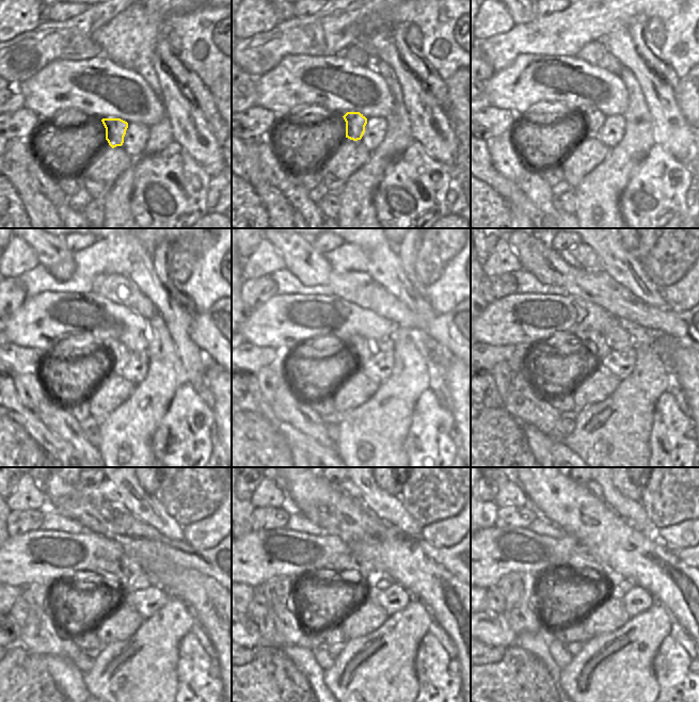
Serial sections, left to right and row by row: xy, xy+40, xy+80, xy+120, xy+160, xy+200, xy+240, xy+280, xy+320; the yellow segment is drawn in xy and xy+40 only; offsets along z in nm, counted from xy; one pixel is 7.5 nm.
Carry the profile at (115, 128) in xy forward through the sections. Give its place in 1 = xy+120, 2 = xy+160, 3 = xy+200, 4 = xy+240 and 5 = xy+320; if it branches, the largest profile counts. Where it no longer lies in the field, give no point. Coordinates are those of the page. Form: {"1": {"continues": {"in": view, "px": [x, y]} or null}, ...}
{"1": {"continues": {"in": "xy+120", "px": [120, 353]}}, "2": {"continues": {"in": "xy+160", "px": [361, 348]}}, "3": {"continues": {"in": "xy+200", "px": [593, 341]}}, "4": {"continues": {"in": "xy+240", "px": [115, 574]}}, "5": {"continues": {"in": "xy+320", "px": [581, 561]}}}

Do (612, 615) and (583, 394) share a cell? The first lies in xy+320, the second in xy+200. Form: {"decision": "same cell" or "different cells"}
{"decision": "same cell"}

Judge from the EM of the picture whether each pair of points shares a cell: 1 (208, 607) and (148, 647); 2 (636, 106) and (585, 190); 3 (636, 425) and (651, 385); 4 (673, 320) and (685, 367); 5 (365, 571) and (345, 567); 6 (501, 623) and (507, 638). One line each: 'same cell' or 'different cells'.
1: different cells
2: same cell
3: same cell
4: different cells
5: same cell
6: same cell

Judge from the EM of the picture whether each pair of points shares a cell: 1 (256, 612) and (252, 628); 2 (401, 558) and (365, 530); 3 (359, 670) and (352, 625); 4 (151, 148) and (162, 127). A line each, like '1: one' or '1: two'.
1: two
2: one
3: two
4: one

